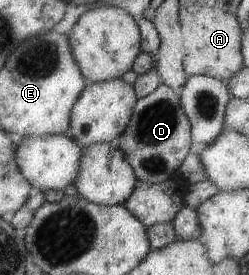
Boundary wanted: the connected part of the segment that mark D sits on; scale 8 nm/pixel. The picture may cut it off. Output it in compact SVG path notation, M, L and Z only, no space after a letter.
M160 84L152 93L139 98L133 107L134 114L132 114L127 128L118 136L118 147L125 153L126 159L135 171L135 176L141 182L162 184L170 180L171 177L176 175L182 161L192 149L191 123L181 108L179 94L179 91Z

